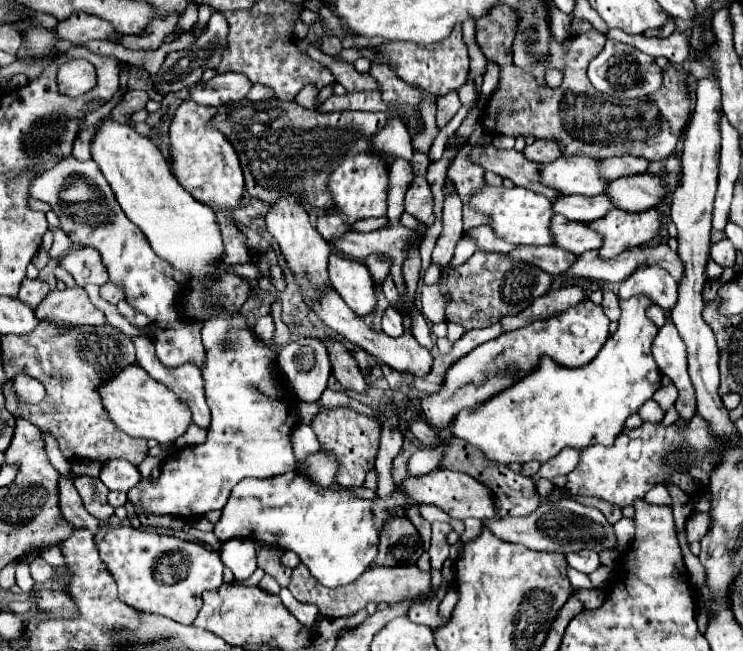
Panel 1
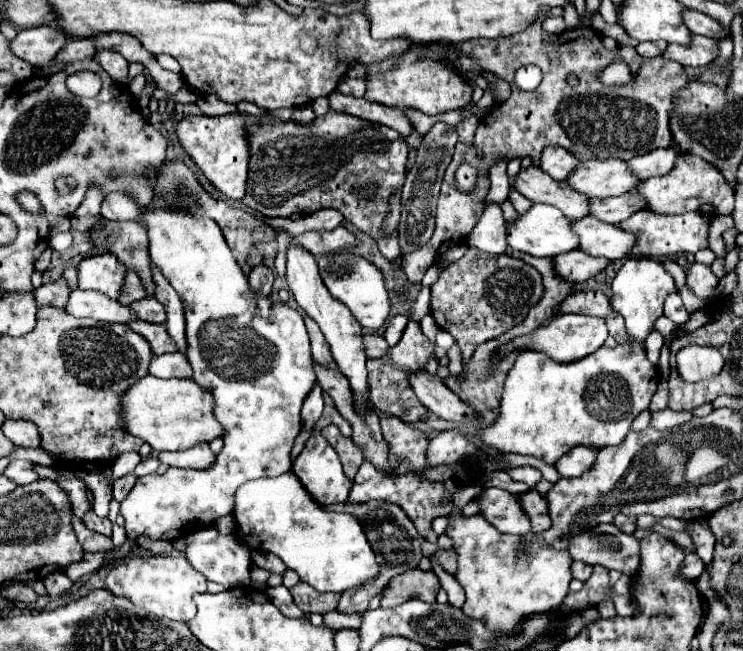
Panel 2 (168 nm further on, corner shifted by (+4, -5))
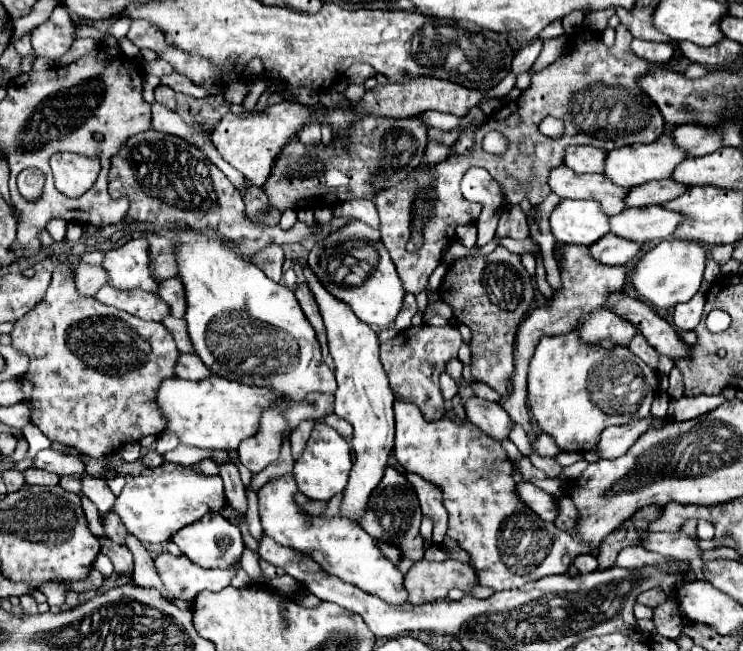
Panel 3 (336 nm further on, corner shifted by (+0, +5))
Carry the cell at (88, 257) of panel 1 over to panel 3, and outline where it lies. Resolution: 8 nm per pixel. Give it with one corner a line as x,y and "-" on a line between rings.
143,237
131,239
117,249
105,251
101,267
105,269
109,283
115,289
143,289
157,293
159,281
149,275
147,241

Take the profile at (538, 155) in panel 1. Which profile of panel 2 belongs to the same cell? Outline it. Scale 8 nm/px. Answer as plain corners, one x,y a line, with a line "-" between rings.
545,147
543,159
541,159
541,169
547,171
553,179
565,181
579,165
579,159
575,159
569,151
563,147

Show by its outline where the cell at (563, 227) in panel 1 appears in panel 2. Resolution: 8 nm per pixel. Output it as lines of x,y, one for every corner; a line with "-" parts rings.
595,217
573,221
573,227
575,227
575,233
581,237
579,249
587,251
589,255
607,257
611,261
627,257
627,253
637,243
635,233
629,233
621,227
599,221

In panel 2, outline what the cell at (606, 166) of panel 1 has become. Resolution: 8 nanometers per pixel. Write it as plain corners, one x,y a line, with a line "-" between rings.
673,147
655,149
655,151
647,153
647,155
633,157
629,161
629,167
631,167
631,171
635,171
635,175
639,175
639,179
645,181
649,177
669,173
675,167
677,157
679,157
679,151
675,151

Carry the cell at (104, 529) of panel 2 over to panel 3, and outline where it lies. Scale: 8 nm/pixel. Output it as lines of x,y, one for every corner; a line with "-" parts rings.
113,511
103,513
103,529
109,539
113,539
117,543
125,543
125,529
123,529
123,523
119,521
117,513
113,513

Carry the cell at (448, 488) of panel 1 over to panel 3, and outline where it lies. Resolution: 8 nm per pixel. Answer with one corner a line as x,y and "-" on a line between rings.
517,483
517,493
519,493
519,499
533,511
537,513
543,521
553,521
557,517
557,509
555,509
555,501
549,493
541,491
539,487
531,485
531,483

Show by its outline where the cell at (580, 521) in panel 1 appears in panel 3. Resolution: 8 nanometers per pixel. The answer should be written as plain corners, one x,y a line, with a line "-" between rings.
641,531
639,533
639,547
647,551
661,553
663,557
675,557
691,563
691,569
695,577
701,581
707,581
705,577
705,565
701,561
701,547
697,545
697,537
687,537
683,533
651,533

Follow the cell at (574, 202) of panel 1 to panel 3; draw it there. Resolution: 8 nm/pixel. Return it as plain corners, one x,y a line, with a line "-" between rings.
671,179
663,181
647,181
643,185
637,185
635,189
627,191
627,207
645,207
645,205
659,205
669,199
679,197
685,191
685,185
679,185

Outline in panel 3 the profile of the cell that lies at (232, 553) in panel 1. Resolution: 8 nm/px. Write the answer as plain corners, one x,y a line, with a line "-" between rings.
213,513
207,515
187,527
183,527
181,531
177,531
171,541
177,543
177,547
183,551
183,555
187,555
195,565
199,567
207,567
207,569
229,569
235,567
241,559
241,553
245,549
243,537
239,527
235,527
233,523
229,523
221,513

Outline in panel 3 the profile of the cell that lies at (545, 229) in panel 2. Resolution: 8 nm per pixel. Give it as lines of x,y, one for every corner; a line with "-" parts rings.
563,199
549,217
551,233
561,243
591,245
609,233
607,215
595,201

